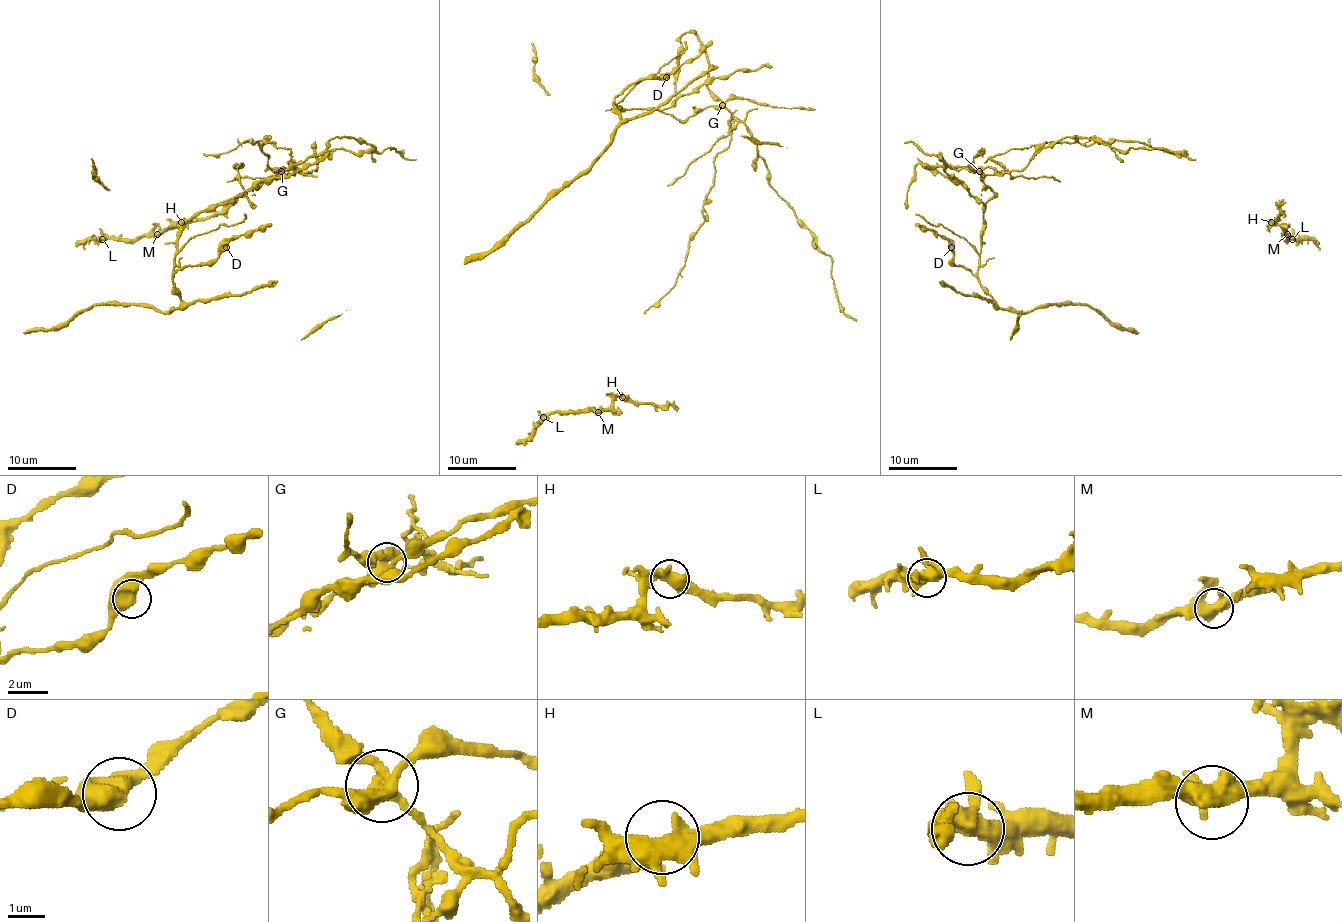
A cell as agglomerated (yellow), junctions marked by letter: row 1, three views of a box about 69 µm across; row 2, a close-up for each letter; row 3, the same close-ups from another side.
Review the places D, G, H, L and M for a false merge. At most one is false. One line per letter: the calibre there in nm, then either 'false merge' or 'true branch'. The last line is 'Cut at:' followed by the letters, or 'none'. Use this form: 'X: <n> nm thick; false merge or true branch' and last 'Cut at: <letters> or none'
D: 480 nm thick; true branch
G: 440 nm thick; false merge
H: 480 nm thick; true branch
L: 440 nm thick; true branch
M: 440 nm thick; true branch
Cut at: G

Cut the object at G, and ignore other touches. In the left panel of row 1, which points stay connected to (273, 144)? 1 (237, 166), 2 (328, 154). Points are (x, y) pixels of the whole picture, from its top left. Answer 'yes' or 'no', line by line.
1: no
2: no

